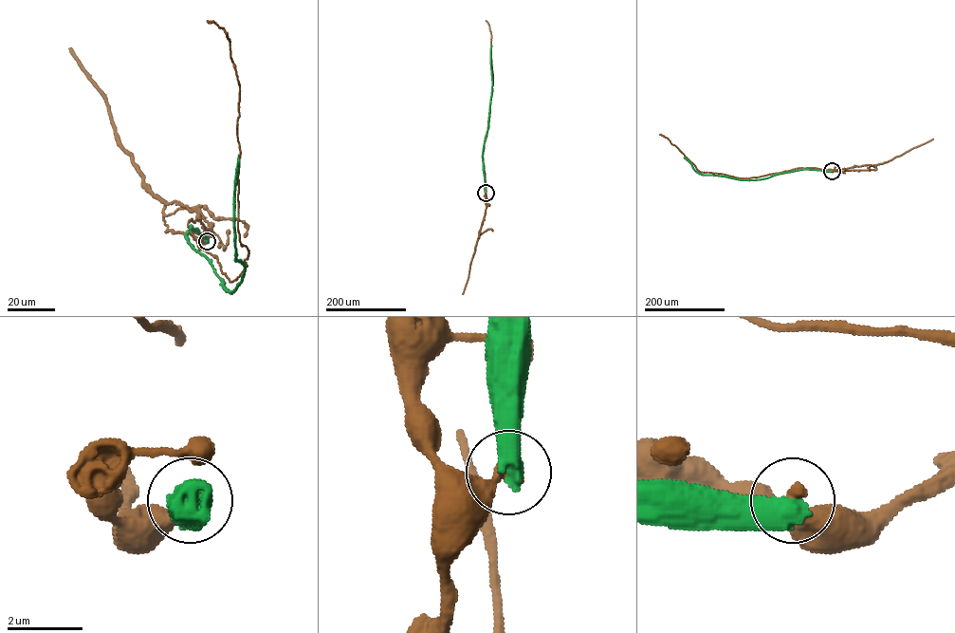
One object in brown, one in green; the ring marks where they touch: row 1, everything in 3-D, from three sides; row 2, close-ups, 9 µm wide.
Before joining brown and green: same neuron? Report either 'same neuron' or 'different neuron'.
different neuron

